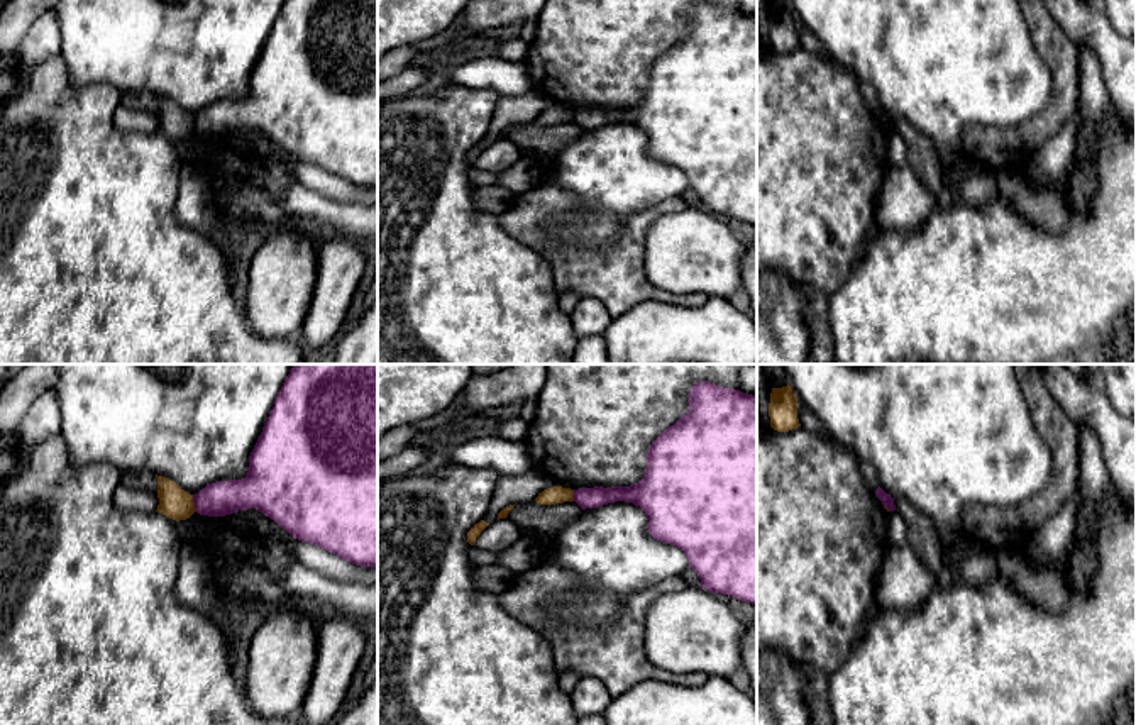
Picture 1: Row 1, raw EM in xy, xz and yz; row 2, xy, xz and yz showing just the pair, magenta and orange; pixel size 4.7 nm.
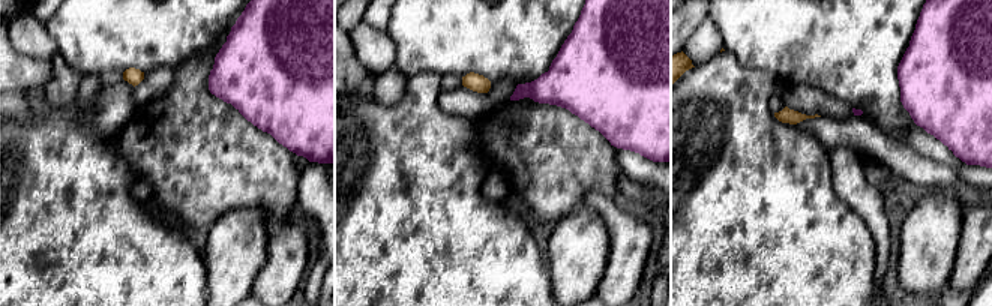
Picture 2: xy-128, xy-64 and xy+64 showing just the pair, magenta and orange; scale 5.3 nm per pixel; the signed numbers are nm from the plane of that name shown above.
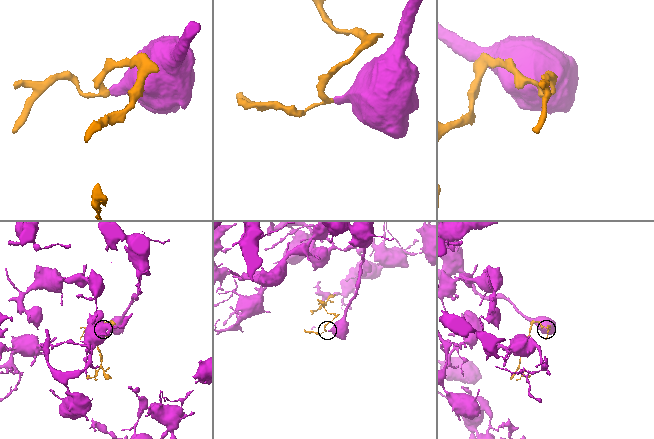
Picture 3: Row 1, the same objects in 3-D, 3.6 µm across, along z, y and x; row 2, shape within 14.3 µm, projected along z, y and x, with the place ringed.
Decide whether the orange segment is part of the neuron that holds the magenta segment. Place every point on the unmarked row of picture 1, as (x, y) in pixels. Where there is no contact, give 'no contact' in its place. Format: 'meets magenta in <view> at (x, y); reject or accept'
meets magenta in xy at (195, 124); reject

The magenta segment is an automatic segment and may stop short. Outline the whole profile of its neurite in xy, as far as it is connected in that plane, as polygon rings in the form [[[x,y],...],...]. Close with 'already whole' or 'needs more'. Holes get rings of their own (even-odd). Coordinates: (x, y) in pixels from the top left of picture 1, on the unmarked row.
[[[284,0],[247,97],[207,105],[193,122],[208,137],[256,129],[301,163],[378,188],[378,0]]] | already whole

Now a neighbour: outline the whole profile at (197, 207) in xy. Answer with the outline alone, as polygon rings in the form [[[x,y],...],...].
[[[190,166],[179,174],[179,195],[176,200],[176,219],[213,241],[223,252],[225,261],[234,261],[234,247],[225,234],[227,217],[220,212],[212,180],[201,166]]]

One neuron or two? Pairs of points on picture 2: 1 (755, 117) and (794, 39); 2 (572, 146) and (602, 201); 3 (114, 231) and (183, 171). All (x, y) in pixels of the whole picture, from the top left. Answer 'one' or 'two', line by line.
1: two
2: two
3: two

